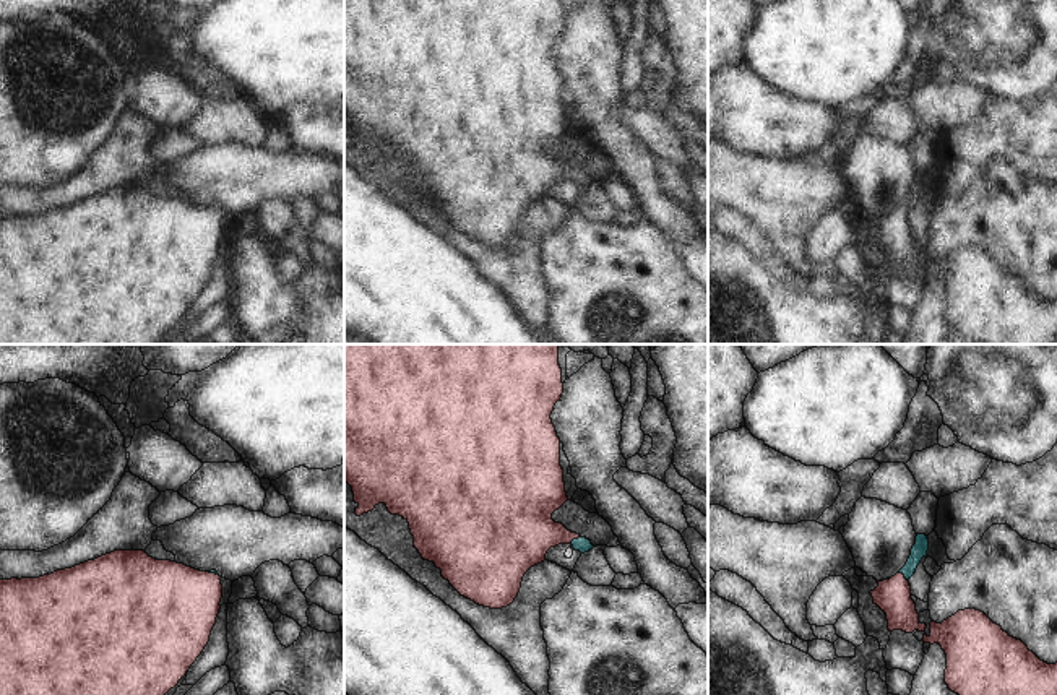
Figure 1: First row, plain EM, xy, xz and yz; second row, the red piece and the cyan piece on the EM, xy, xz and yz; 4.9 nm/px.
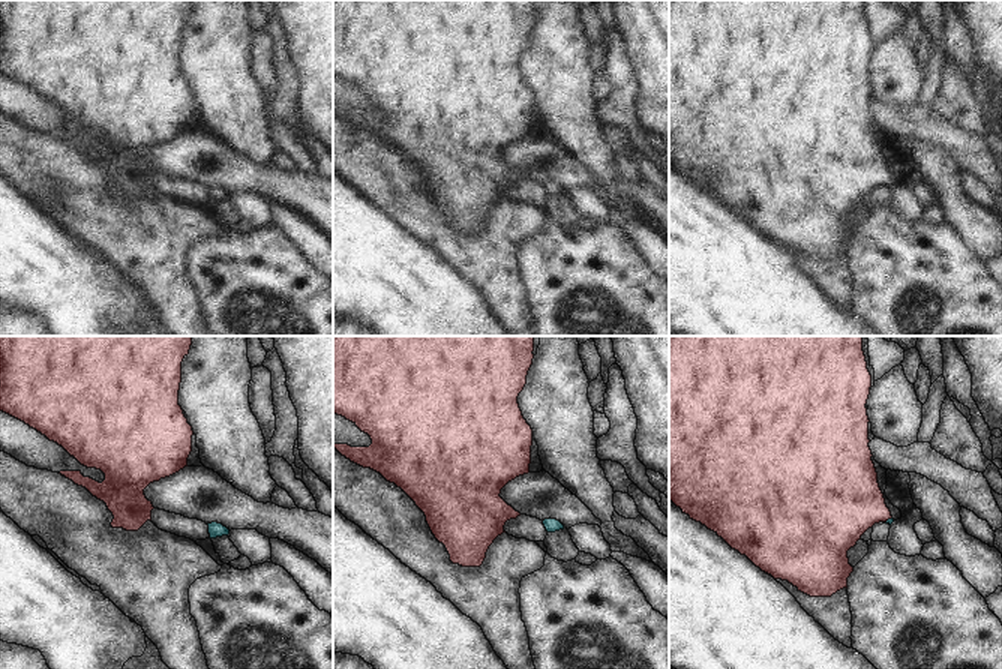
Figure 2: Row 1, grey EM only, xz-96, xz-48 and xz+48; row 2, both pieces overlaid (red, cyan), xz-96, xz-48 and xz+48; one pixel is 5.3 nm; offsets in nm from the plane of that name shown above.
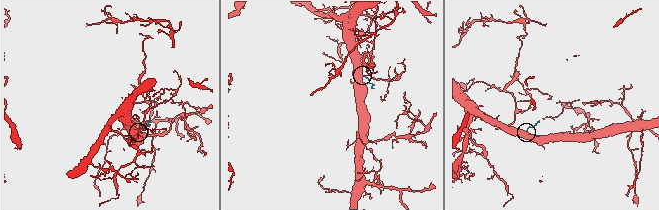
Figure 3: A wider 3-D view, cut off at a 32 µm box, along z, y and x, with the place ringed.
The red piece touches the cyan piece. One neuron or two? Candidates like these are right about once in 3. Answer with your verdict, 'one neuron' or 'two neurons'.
one neuron

